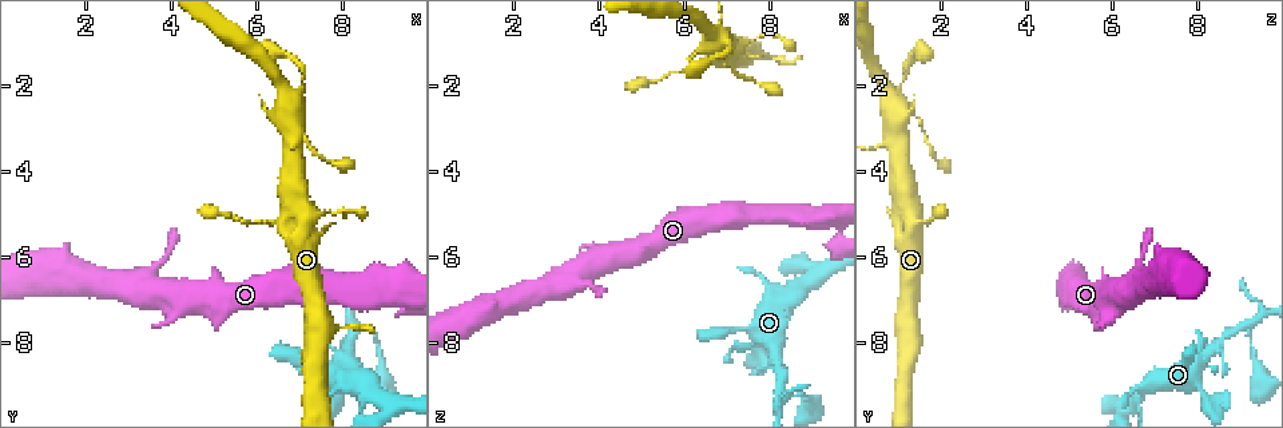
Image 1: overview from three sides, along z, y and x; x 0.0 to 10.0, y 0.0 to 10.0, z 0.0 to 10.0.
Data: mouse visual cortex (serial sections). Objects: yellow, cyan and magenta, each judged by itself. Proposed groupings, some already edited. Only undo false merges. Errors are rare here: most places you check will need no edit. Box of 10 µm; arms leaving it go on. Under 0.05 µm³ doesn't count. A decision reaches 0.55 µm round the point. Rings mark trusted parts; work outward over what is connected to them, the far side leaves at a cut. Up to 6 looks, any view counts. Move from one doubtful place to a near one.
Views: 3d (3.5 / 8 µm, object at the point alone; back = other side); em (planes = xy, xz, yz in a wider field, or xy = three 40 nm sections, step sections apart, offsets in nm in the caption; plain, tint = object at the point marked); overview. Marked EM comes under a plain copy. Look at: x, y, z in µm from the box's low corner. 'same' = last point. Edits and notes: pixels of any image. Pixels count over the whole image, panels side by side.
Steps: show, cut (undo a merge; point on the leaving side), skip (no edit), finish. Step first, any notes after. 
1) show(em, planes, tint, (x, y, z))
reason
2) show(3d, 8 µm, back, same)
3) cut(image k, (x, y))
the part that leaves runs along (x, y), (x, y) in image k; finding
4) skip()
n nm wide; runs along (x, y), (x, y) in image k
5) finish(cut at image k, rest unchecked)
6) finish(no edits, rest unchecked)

show(3d, 3.5 µm, (8.30, 7.60, 9.25))
three-way junction

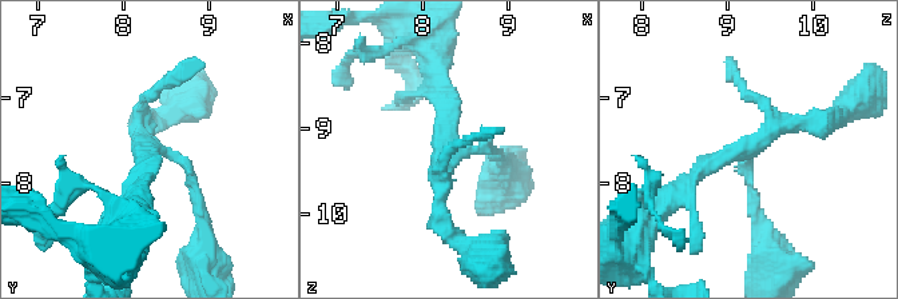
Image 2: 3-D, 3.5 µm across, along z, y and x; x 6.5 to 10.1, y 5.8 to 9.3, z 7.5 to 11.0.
show(em, xy, step 2, tint, (8.30, 7.60, 9.15))

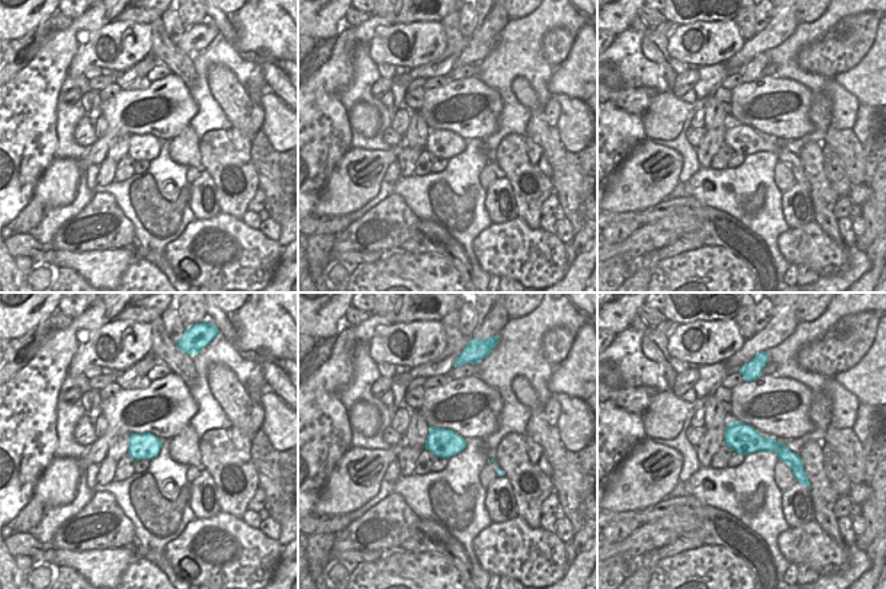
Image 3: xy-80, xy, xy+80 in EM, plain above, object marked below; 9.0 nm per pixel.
show(em, planes, tint, same)

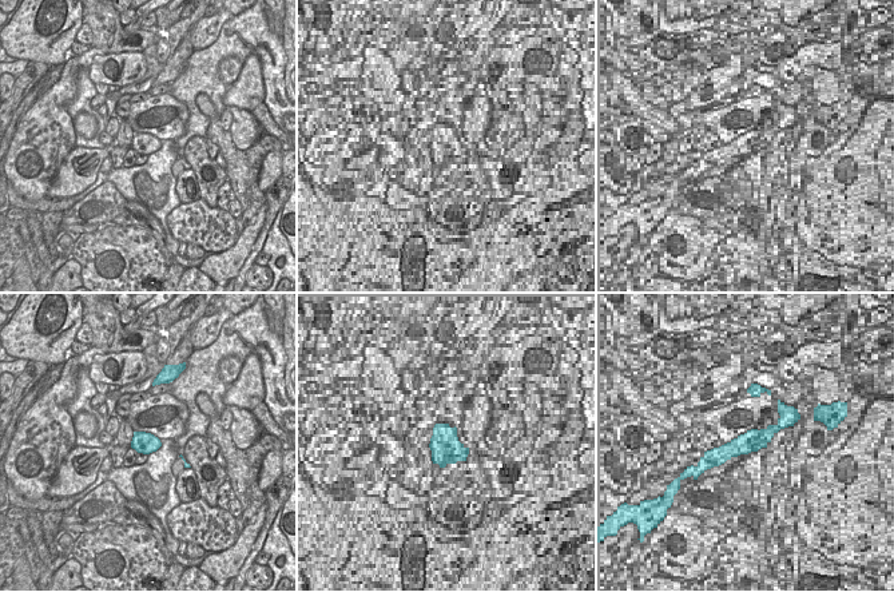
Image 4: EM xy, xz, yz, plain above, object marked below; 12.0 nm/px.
skip()
260 nm wide; runs along (434, 71), (446, 139), (496, 156) in image 2; one cell here

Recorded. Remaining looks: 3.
show(3d, 3.5 µm, back, (9.30, 6.75, 5.10))
sharp bend

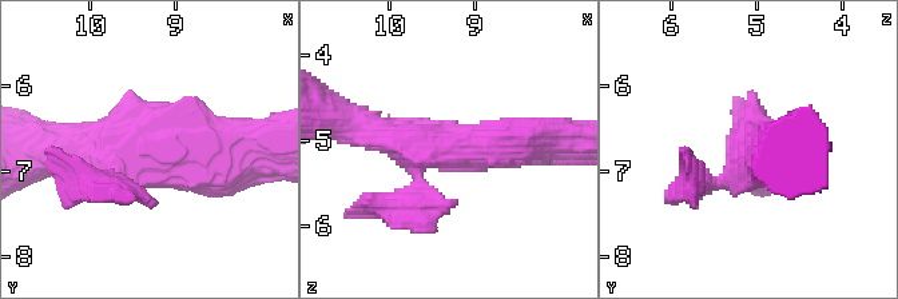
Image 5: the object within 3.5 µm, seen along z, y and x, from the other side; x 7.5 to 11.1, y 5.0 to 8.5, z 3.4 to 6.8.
show(em, xy, step 1, tint, (9.35, 6.80, 5.05))

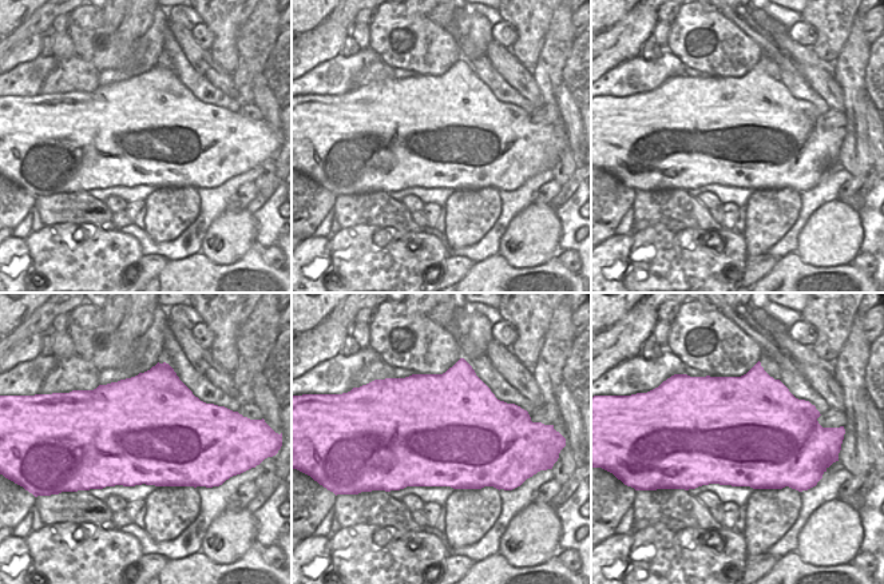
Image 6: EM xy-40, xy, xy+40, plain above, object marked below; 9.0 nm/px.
show(em, xy, step 3, tint, same)

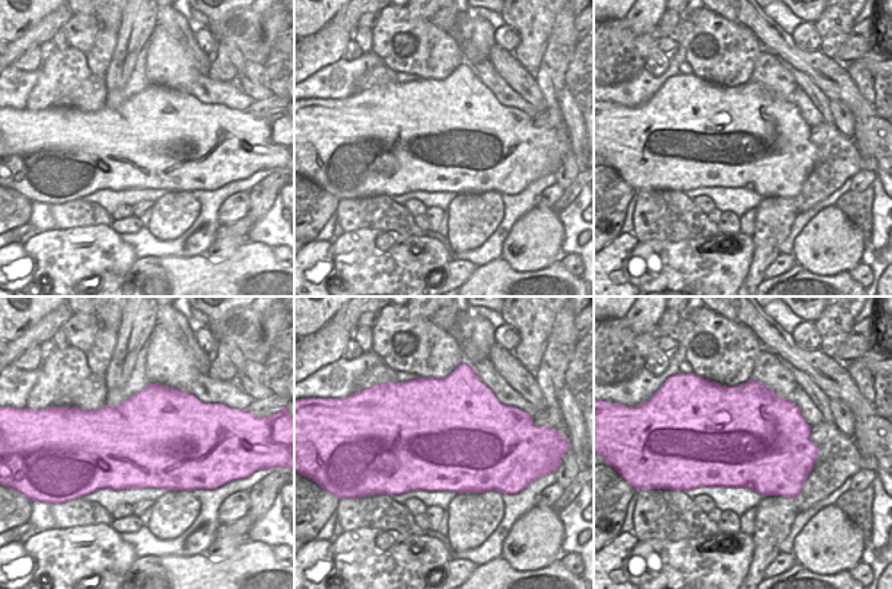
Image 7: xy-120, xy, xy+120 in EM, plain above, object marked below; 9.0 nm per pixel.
skip()
runs along (536, 142), (429, 146), (404, 203) in image 5; continuous, no second cell

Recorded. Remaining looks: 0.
finish(no edits, rest unchecked)

